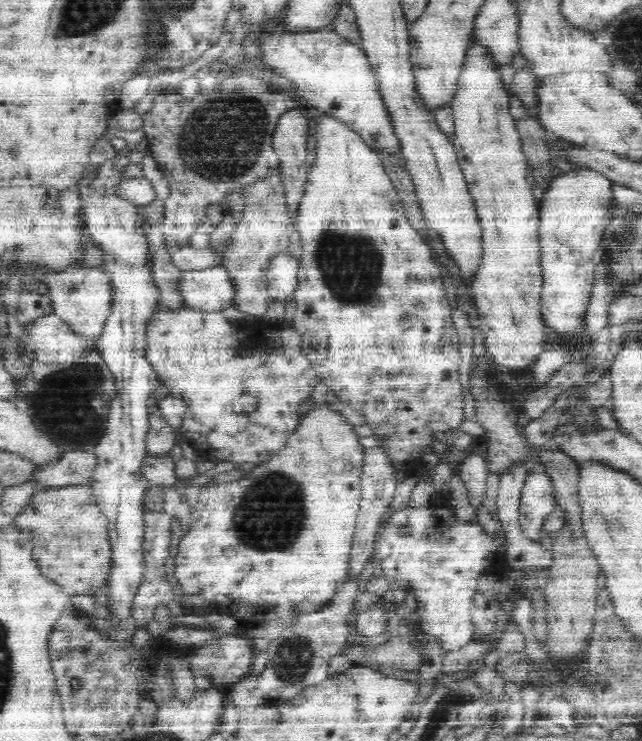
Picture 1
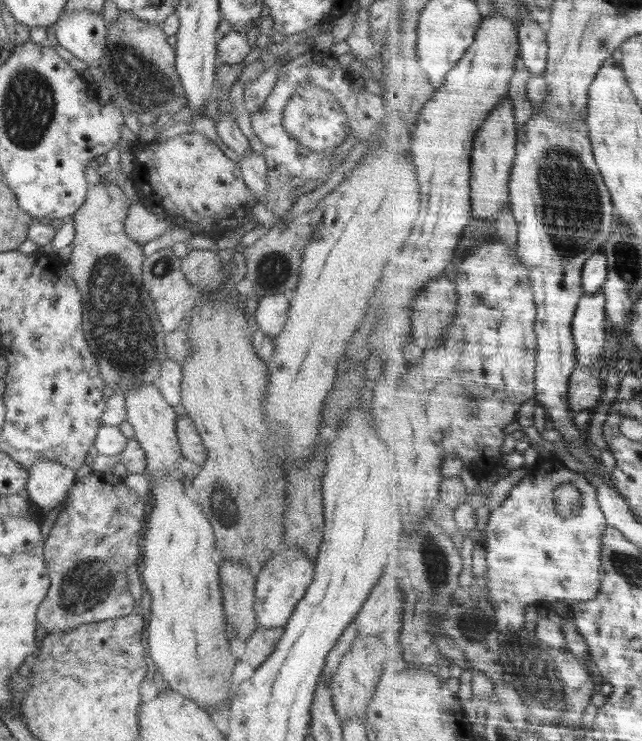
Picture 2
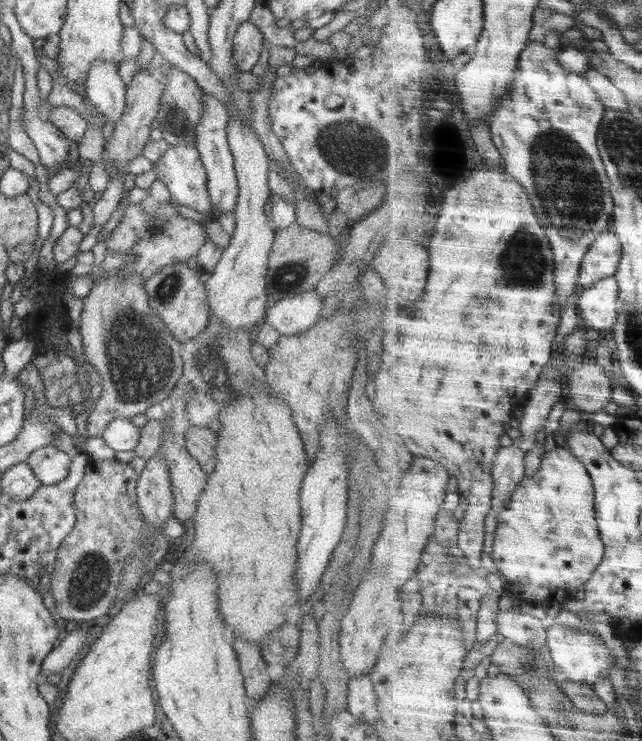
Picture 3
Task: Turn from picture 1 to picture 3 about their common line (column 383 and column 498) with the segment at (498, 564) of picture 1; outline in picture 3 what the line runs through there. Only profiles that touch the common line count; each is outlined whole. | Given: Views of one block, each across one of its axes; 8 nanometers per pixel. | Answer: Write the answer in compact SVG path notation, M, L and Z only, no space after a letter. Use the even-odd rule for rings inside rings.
M567 445L546 452L542 459L542 465L539 468L539 471L534 474L534 476L522 480L522 484L520 484L518 490L514 492L514 498L512 498L510 506L508 506L508 508L506 508L506 510L499 516L499 526L493 536L492 558L498 570L500 570L500 573L504 574L508 579L510 586L514 587L515 596L522 599L526 605L532 601L566 603L568 600L575 598L575 594L580 592L582 586L591 582L594 573L598 570L598 567L602 565L602 561L605 559L607 546L597 520L596 496L597 488L595 487L595 482L593 476L590 474L589 468L586 467L580 457L576 456L574 449Z

